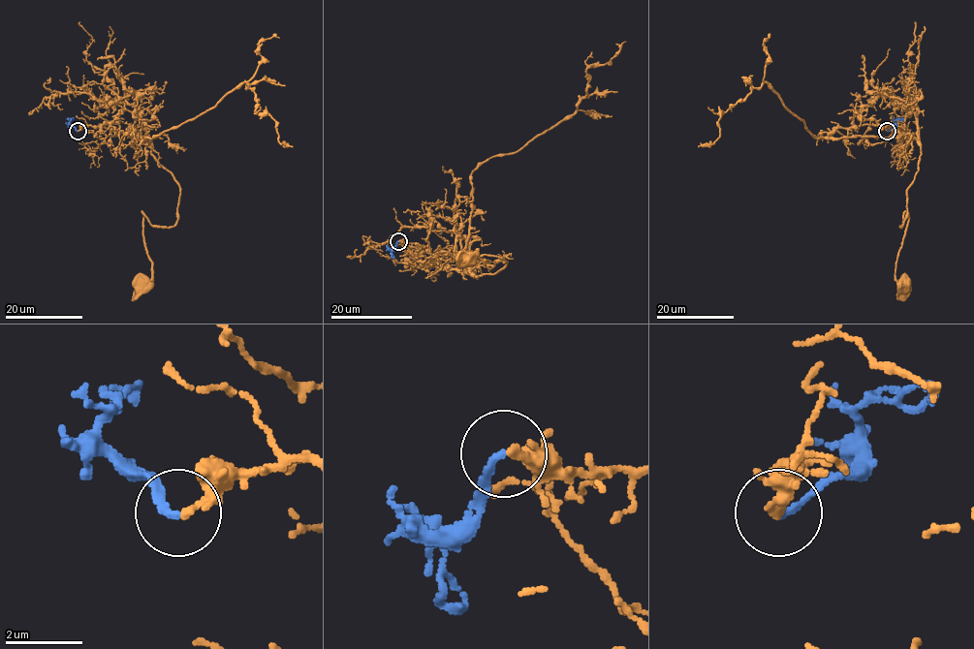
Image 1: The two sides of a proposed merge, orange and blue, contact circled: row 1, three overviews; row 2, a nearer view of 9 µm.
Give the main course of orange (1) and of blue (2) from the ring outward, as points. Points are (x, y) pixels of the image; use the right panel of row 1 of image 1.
1: (887, 131), (898, 121), (899, 133), (921, 148), (895, 262), (897, 281), (905, 284)
2: (887, 131), (895, 126), (896, 119), (902, 120)

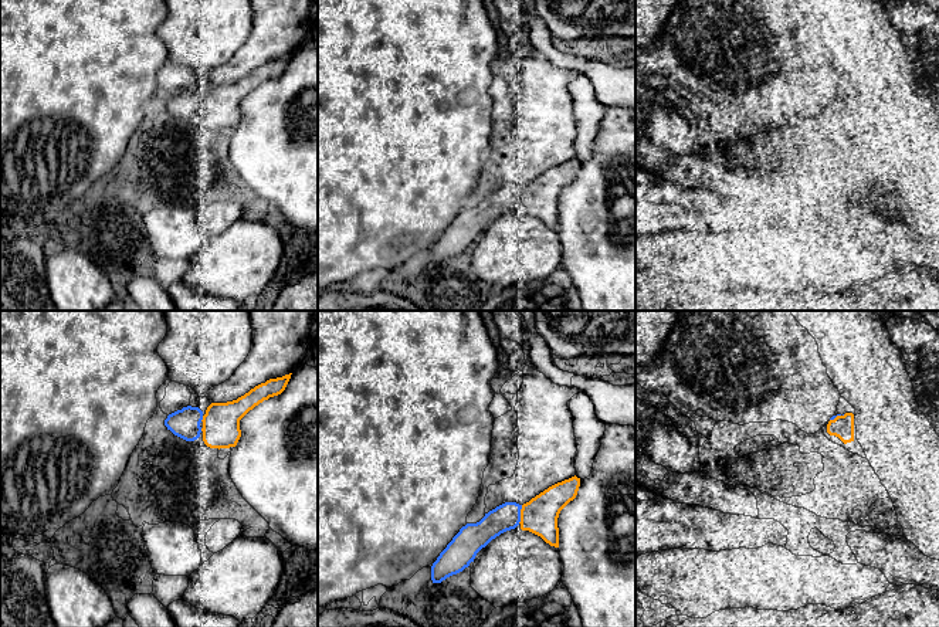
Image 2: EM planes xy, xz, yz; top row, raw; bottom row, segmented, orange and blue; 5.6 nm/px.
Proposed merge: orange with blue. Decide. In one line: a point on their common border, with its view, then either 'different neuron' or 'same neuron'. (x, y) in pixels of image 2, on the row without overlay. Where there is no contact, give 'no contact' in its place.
meets orange in xz at (521, 196); same neuron

